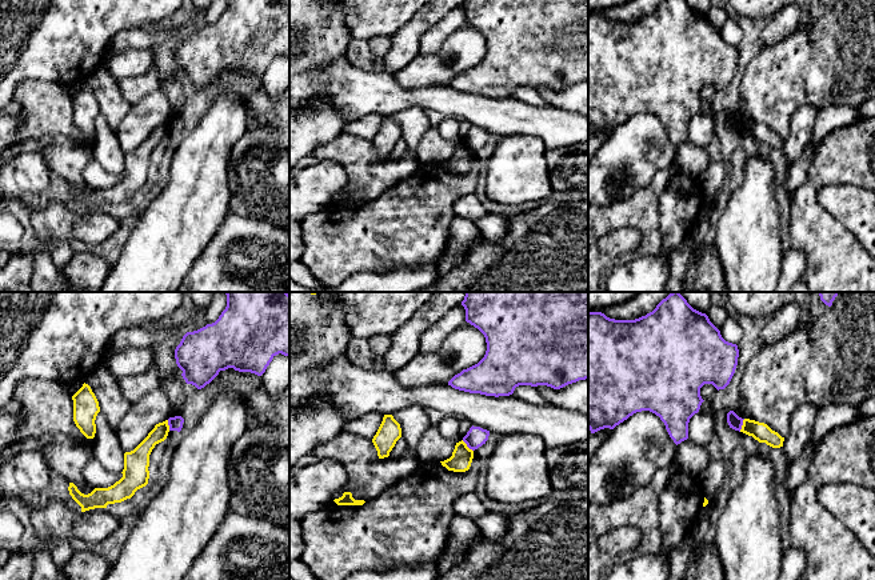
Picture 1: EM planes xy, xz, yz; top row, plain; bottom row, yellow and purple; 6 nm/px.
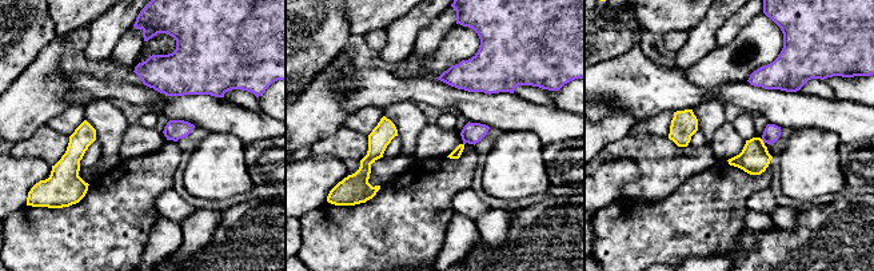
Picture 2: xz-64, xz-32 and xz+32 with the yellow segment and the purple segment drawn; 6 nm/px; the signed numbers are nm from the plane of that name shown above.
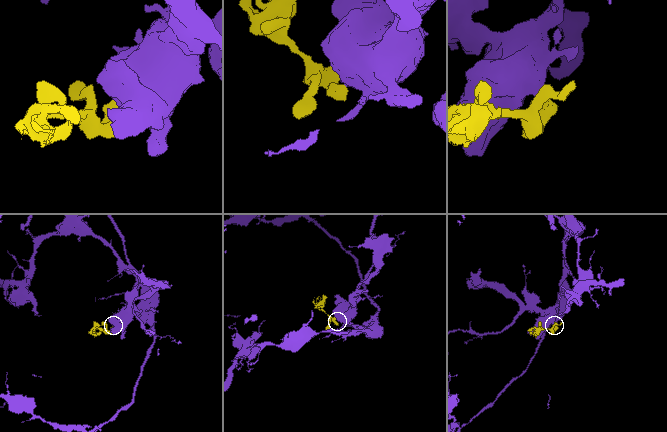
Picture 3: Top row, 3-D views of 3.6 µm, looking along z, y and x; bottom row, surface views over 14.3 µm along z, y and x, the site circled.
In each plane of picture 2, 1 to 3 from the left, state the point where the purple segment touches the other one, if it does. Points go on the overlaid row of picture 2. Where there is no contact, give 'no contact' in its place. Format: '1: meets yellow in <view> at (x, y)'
1: no contact
2: no contact
3: meets yellow in xz+32 at (762, 142)

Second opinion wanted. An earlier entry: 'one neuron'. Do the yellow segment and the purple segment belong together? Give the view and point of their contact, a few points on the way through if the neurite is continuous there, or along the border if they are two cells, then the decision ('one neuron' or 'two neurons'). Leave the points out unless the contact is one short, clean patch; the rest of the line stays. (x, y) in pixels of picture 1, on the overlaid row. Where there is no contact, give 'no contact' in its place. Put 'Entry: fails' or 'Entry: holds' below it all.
meets yellow in yz at (742, 426); border along yz (744, 419), (739, 431); two neurons
Entry: fails

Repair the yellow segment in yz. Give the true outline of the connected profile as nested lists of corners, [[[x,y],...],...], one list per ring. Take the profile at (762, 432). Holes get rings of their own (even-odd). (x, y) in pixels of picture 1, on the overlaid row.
[[[744,419],[740,432],[752,436],[759,443],[766,443],[772,448],[783,447],[784,437],[772,431],[767,424]]]

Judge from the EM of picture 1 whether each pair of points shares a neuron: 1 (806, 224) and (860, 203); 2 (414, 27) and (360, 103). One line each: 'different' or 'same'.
1: different
2: different

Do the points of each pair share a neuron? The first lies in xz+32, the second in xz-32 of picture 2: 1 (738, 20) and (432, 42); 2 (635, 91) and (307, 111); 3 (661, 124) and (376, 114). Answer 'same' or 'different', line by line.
1: same
2: different
3: same

